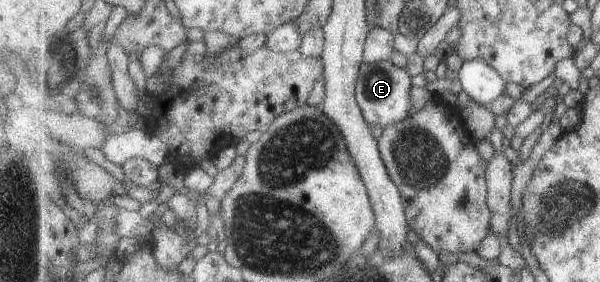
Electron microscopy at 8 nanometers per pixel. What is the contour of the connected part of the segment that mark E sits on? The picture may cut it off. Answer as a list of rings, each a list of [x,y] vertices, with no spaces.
[[[389,59],[373,61],[373,63],[364,61],[359,69],[356,99],[365,113],[367,123],[371,126],[379,125],[384,131],[385,127],[408,119],[411,107],[413,107],[411,87],[411,75],[404,68],[396,67]]]

